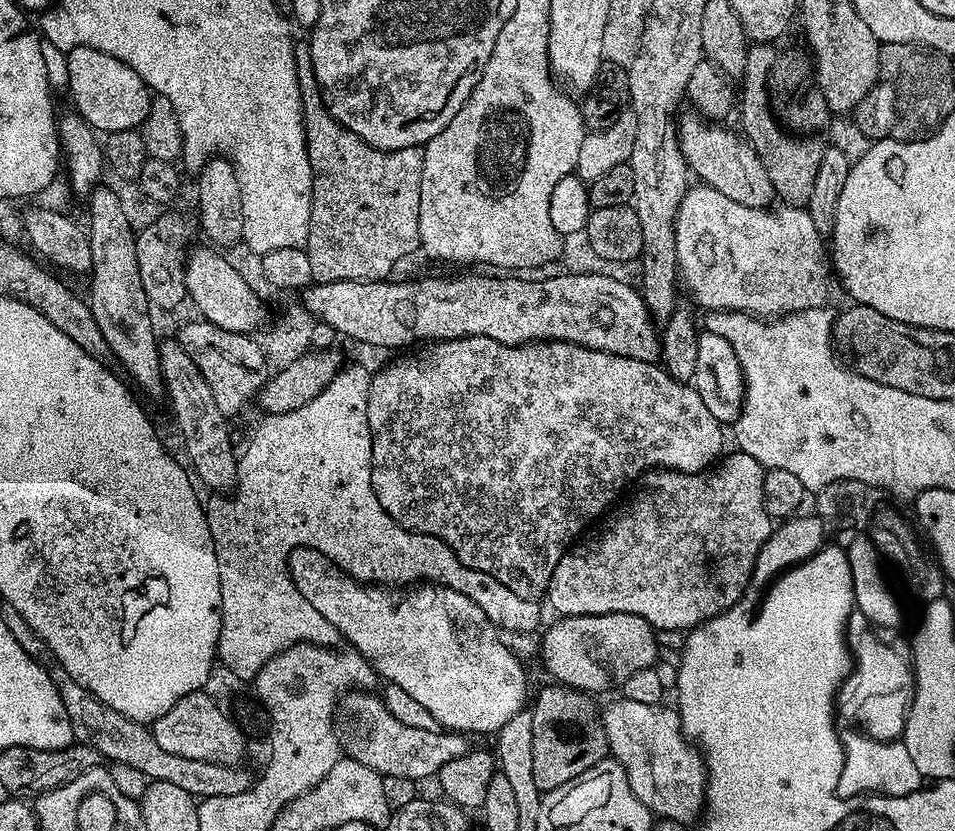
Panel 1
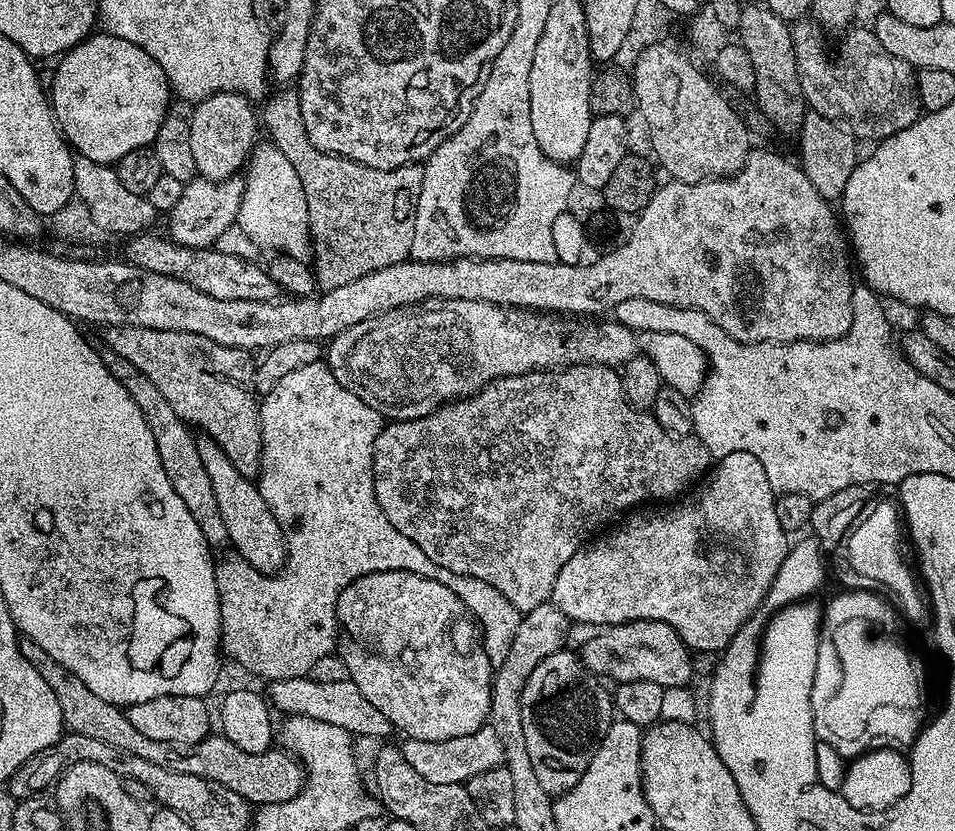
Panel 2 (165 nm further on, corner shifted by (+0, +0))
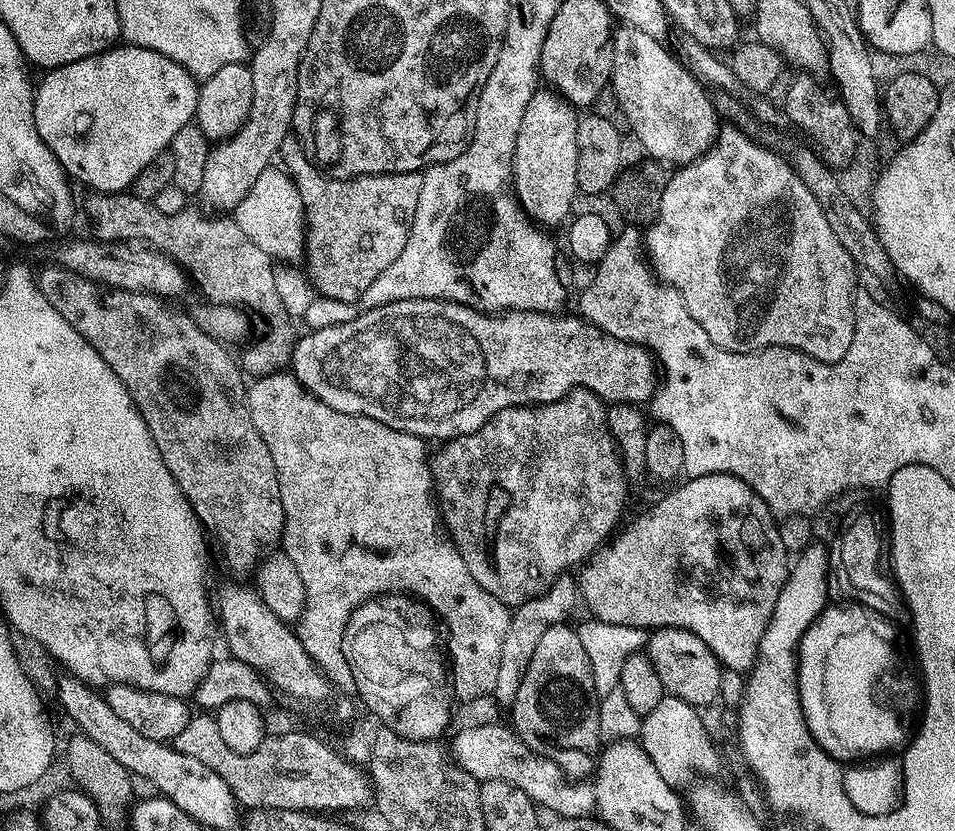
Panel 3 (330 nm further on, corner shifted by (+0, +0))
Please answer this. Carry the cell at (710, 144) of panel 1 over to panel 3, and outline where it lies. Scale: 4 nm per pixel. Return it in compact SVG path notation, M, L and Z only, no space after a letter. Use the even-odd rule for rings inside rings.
M617 27L612 38L610 87L626 113L631 135L640 139L651 159L668 166L693 164L716 143L722 120L709 89L664 47L642 30Z

